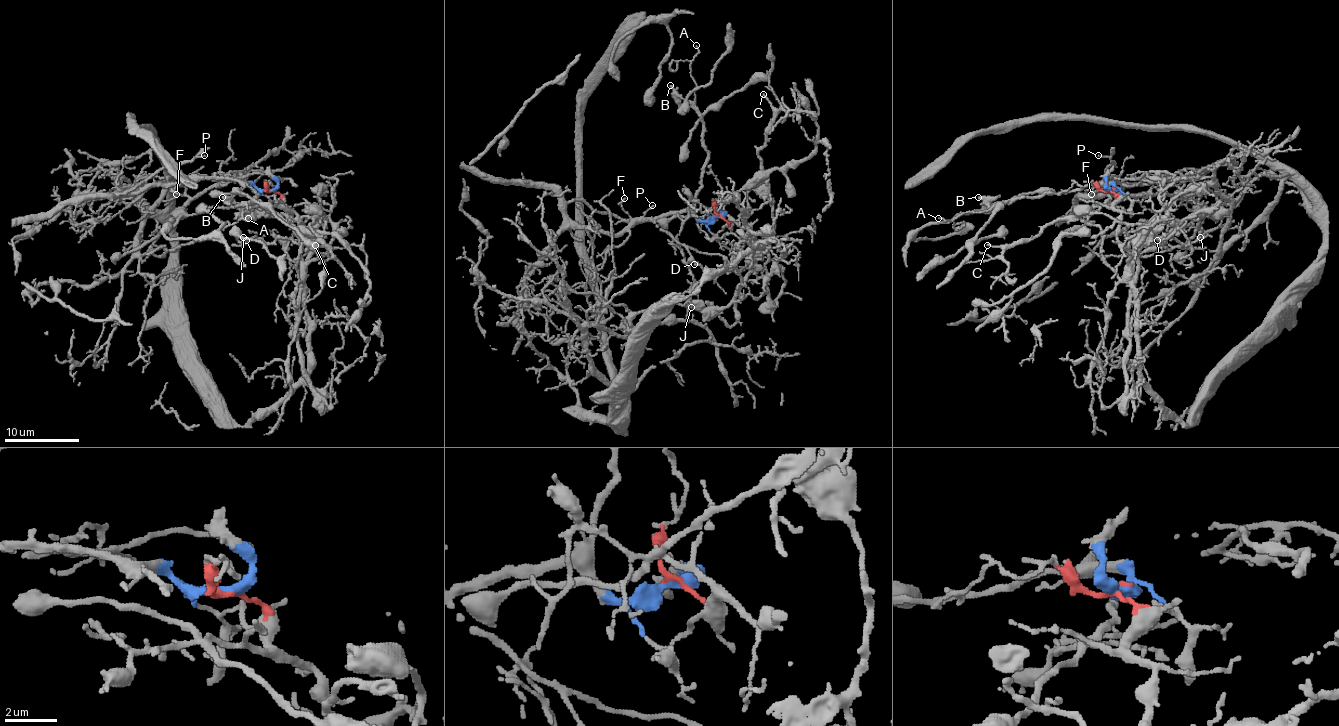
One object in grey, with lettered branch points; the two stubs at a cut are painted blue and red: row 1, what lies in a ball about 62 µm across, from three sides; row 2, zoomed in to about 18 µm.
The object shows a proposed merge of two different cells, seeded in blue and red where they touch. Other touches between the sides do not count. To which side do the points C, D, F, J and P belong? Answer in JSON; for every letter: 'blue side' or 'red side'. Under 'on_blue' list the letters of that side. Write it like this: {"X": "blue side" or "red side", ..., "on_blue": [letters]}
{"C": "red side", "D": "red side", "F": "blue side", "J": "red side", "P": "blue side", "on_blue": ["F", "P"]}

